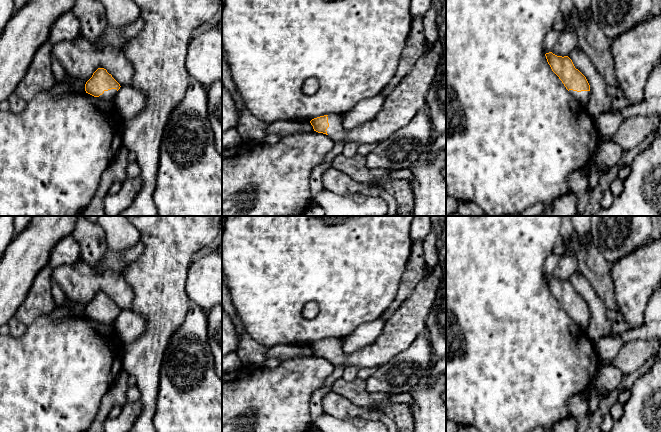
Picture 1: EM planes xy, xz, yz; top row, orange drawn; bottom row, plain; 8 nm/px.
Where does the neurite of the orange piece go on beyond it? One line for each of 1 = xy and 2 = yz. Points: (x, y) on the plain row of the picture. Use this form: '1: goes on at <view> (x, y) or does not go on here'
1: goes on at xy (109, 319)
2: goes on at yz (582, 321)

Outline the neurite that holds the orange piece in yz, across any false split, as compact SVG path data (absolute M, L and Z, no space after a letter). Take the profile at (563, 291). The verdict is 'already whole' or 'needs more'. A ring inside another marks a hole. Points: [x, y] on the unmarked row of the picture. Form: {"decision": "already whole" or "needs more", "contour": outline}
{"decision": "needs more", "contour": "M552 276L545 278L552 295L559 301L569 317L583 330L590 322L590 309L586 301L575 292L568 280L557 280Z"}

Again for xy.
{"decision": "needs more", "contour": "M98 292L85 308L86 317L107 325L115 325L120 308L104 292Z"}

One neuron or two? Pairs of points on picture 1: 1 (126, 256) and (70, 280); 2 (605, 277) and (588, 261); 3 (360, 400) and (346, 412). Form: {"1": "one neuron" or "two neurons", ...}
{"1": "two neurons", "2": "one neuron", "3": "two neurons"}

